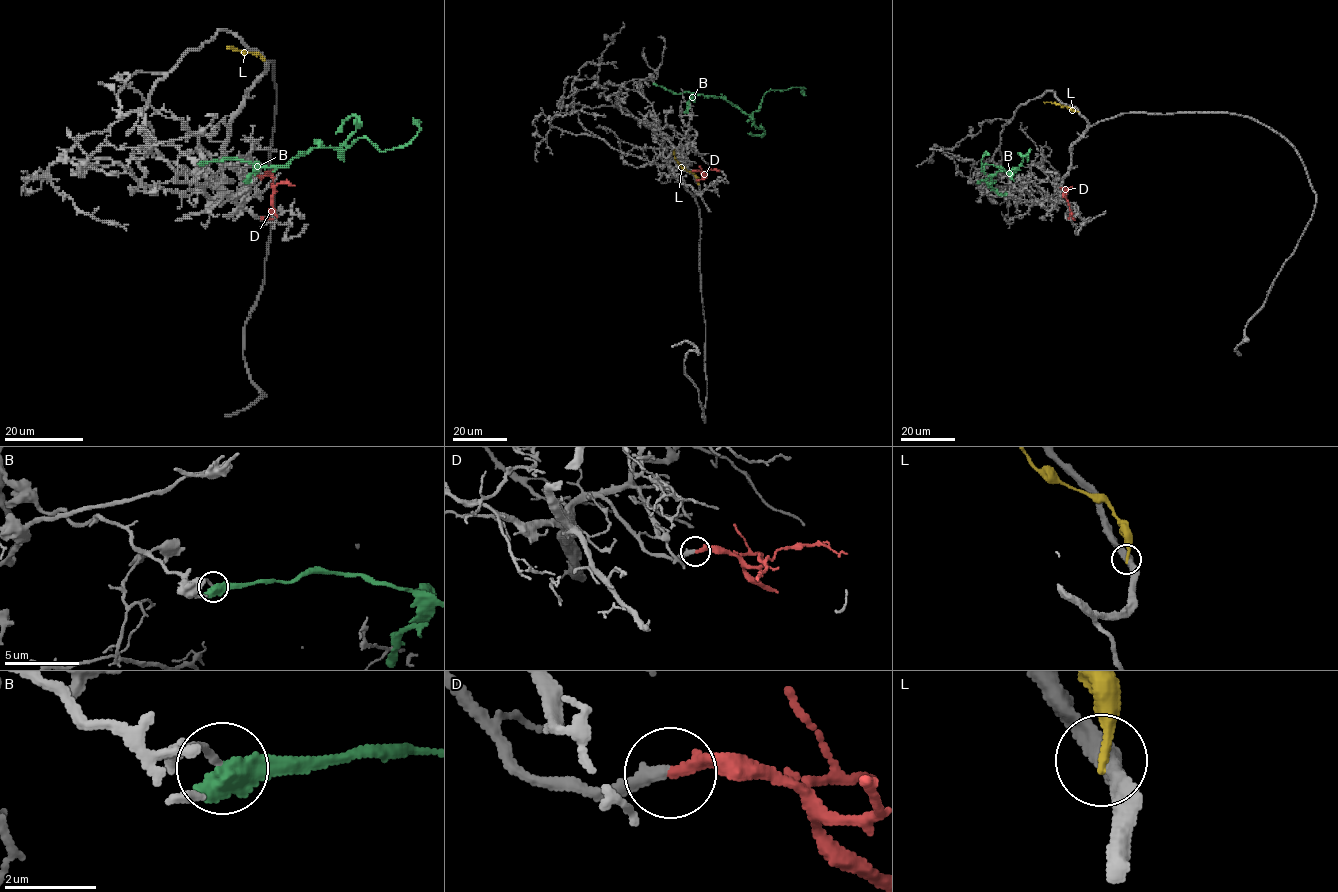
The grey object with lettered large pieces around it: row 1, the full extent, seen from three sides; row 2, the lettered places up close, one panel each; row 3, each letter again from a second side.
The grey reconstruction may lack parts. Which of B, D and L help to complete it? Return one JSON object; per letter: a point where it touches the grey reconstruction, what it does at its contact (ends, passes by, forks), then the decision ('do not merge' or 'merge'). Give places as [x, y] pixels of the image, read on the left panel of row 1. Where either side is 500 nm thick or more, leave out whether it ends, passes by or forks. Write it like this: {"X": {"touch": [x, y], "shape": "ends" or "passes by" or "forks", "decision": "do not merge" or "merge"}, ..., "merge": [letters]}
{"B": {"touch": [200, 162], "decision": "do not merge"}, "D": {"touch": [255, 174], "shape": "ends", "decision": "merge"}, "L": {"touch": [263, 61], "shape": "ends", "decision": "do not merge"}, "merge": ["D"]}

